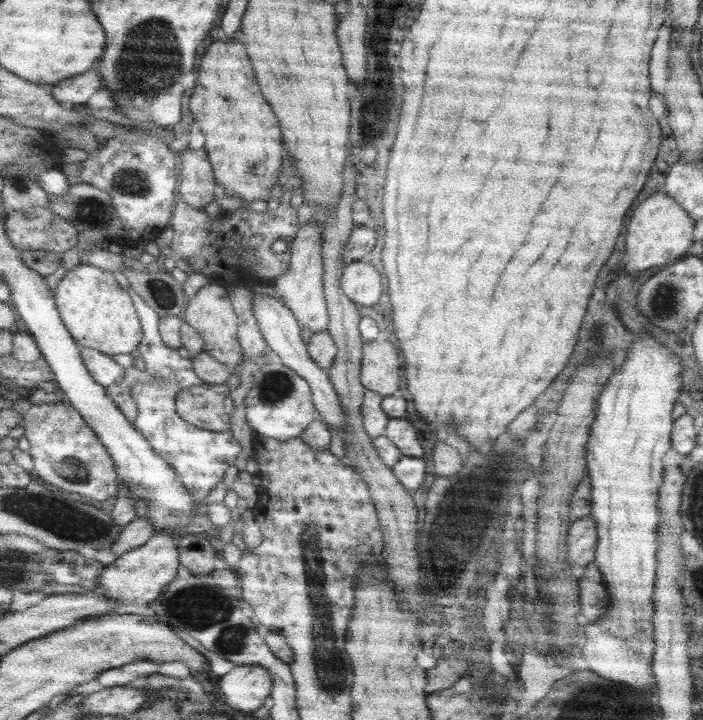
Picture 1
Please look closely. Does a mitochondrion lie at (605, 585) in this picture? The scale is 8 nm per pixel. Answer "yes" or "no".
no

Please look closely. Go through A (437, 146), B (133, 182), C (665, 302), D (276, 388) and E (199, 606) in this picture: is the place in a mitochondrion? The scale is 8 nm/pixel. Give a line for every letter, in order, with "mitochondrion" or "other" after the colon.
A: mitochondrion
B: mitochondrion
C: mitochondrion
D: mitochondrion
E: mitochondrion

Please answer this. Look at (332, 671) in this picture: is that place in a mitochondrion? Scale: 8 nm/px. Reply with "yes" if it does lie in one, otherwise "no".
yes

